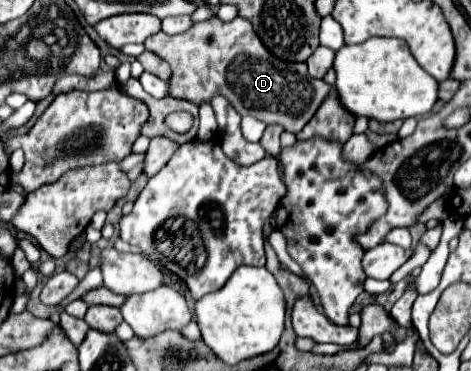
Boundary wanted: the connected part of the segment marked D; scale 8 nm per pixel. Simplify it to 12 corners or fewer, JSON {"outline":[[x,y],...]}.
{"outline":[[210,17],[144,47],[172,97],[224,95],[302,131],[330,93],[268,53],[250,21]]}

